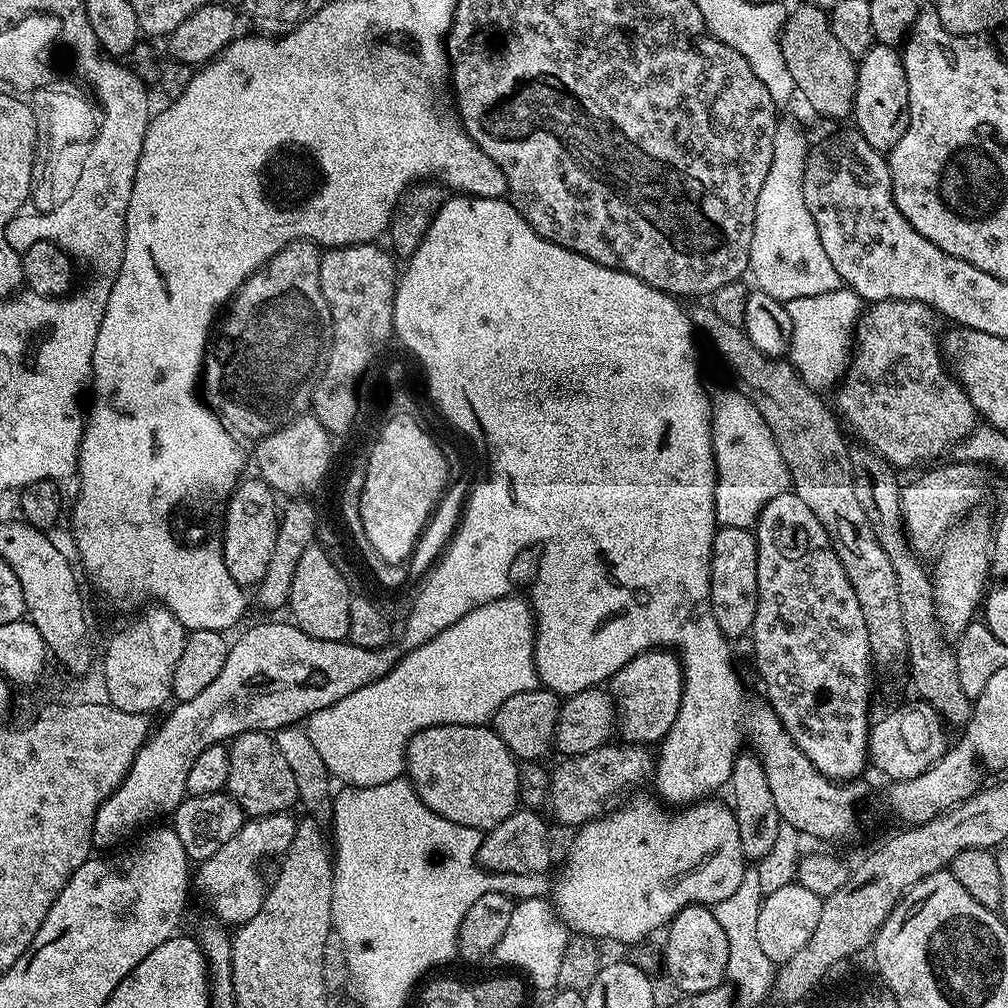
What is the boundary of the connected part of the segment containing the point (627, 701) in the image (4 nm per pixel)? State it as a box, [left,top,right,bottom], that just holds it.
[606,648,684,746]

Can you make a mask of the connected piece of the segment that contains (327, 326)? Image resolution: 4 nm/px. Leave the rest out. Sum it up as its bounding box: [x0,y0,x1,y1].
[202,240,332,442]

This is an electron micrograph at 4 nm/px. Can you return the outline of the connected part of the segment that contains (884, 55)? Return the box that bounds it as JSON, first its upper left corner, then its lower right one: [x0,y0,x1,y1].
[852,43,910,153]

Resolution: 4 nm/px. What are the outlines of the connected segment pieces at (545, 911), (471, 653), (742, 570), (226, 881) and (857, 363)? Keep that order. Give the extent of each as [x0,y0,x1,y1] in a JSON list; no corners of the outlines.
[[494,899,569,990],[306,594,537,786],[710,527,758,642],[194,812,297,926],[834,300,978,470]]

